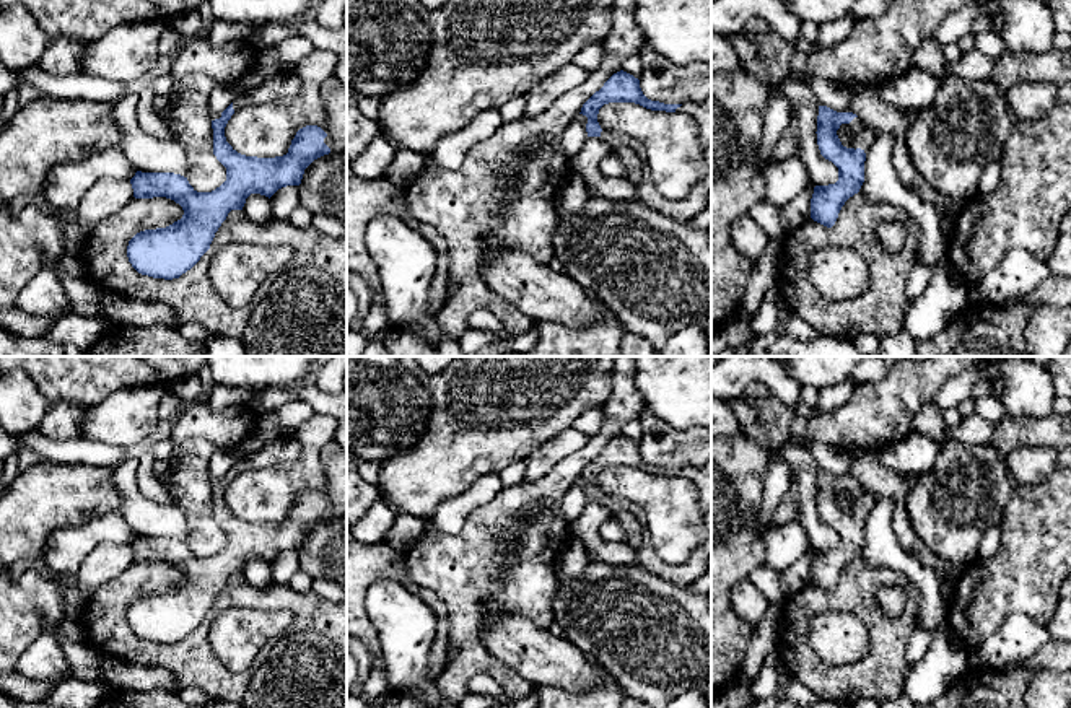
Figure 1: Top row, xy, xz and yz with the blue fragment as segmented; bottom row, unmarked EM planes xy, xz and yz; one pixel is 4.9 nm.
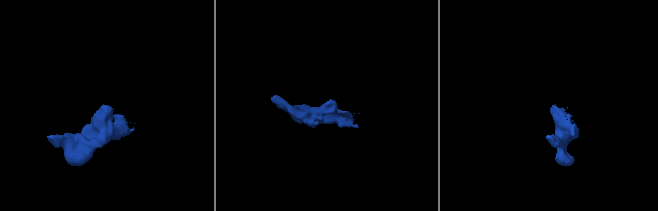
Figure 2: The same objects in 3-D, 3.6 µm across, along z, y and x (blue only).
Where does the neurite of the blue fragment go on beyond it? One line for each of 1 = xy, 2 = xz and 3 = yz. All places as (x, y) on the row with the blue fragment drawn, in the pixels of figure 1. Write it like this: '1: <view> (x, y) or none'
1: xy (334, 95)
2: xz (697, 199)
3: yz (863, 137)

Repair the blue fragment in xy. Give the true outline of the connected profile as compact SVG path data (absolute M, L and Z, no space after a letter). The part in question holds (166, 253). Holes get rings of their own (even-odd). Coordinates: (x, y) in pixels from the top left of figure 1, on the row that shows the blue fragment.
M291 68L260 88L243 91L221 114L213 116L213 155L226 168L226 181L215 190L197 192L187 177L174 173L135 173L130 179L135 199L166 197L184 210L173 225L140 231L129 241L127 257L138 273L179 278L210 249L228 213L243 210L251 194L270 199L282 187L299 186L314 160L347 148L347 88L335 75L319 88L326 124L299 129L286 155L246 156L226 142L225 127L234 112L252 104L296 98L301 88L301 76Z

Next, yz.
M819 106L817 145L820 155L838 168L838 181L828 186L815 186L811 199L811 218L832 228L845 202L859 192L864 182L866 153L877 133L868 129L853 112L837 112ZM843 127L853 132L853 146L842 145L837 130Z

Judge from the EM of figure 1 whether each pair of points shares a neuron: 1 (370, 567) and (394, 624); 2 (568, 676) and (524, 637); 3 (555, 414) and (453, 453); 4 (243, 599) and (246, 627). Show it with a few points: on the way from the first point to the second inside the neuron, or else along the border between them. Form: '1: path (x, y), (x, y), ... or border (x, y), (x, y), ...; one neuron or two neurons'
1: border (414, 593), (375, 581), (367, 616); two neurons
2: path (557, 664), (536, 648); one neuron
3: path (529, 414), (492, 414), (479, 427); one neuron
4: border (284, 607), (227, 607), (210, 625); two neurons

